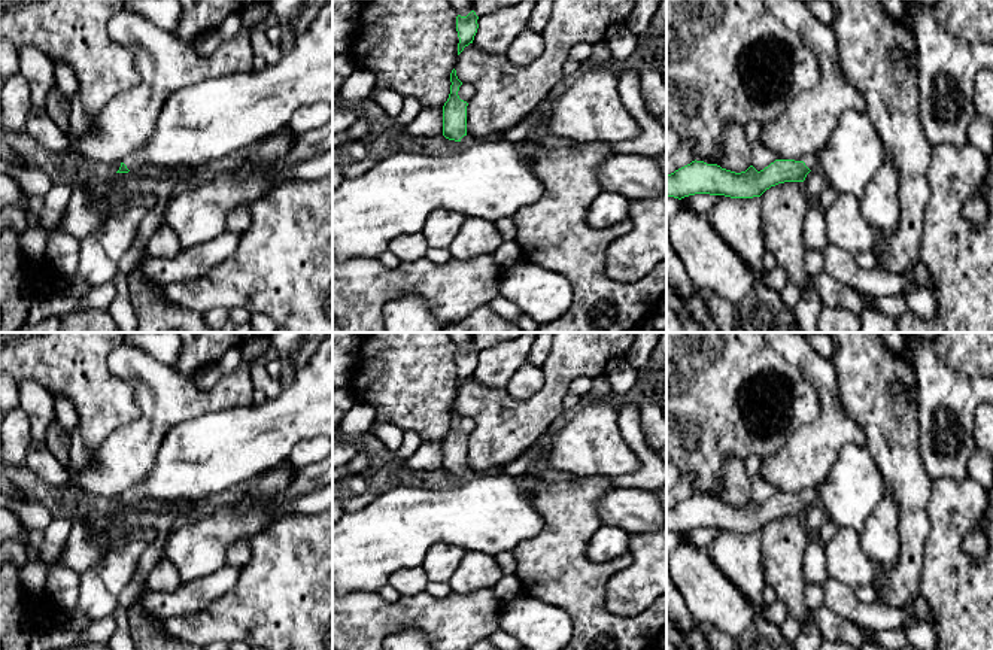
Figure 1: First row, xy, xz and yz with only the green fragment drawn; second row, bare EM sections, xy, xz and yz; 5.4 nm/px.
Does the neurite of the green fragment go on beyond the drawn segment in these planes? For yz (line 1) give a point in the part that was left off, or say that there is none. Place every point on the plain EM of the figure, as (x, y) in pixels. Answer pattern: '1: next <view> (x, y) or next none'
1: next yz (852, 491)

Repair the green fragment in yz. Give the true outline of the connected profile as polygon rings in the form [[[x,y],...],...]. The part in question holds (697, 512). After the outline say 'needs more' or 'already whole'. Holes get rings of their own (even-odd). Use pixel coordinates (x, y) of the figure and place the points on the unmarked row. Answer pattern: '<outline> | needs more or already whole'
[[[847,444],[825,480],[804,495],[775,493],[757,505],[750,499],[735,507],[717,498],[692,495],[666,508],[666,531],[684,532],[695,528],[731,532],[760,531],[784,516],[804,516],[810,505],[820,505],[839,528],[860,534],[866,519],[877,510],[886,492],[884,476],[866,446]]] | needs more

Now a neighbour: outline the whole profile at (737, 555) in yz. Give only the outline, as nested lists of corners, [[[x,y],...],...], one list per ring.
[[[716,529],[708,547],[713,564],[735,584],[754,608],[753,623],[737,640],[738,650],[795,650],[783,638],[778,625],[763,617],[765,572],[762,568],[762,532],[731,532]]]

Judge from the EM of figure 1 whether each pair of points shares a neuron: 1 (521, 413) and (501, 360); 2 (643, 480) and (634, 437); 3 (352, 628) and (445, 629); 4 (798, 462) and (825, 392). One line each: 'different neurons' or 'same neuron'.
1: different neurons
2: same neuron
3: same neuron
4: same neuron

